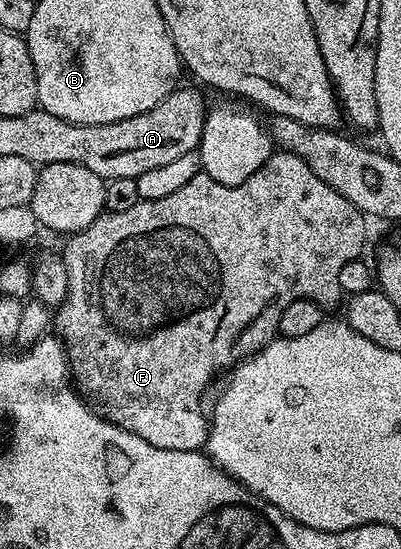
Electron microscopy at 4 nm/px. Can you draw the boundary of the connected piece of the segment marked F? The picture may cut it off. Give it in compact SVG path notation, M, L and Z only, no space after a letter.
M283 151L273 152L272 157L266 159L266 163L262 163L262 167L250 175L250 179L246 179L246 183L223 185L202 171L194 175L190 183L185 183L180 190L162 199L139 200L126 211L101 213L98 219L94 219L94 223L90 223L90 227L71 234L67 238L68 246L62 252L68 280L68 294L62 306L62 340L64 350L68 353L70 380L76 392L102 419L138 435L138 439L146 439L146 443L154 447L162 447L166 451L203 450L208 443L210 424L203 397L212 376L219 369L227 370L241 361L247 361L272 342L278 333L278 319L282 319L282 311L286 311L290 303L306 299L321 307L341 304L338 273L346 263L363 254L364 221L365 214L356 209L350 199L338 195L334 187L322 183L322 179L318 179L318 175L314 175L314 171L310 171L310 167L306 167L298 155Z

